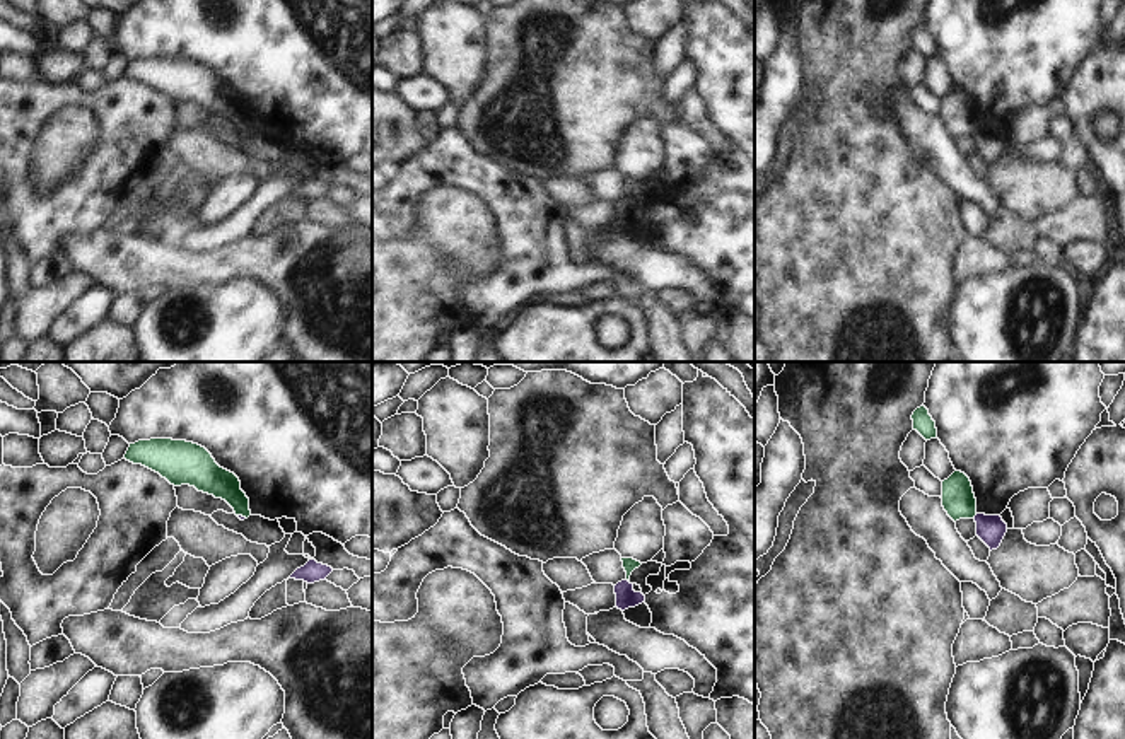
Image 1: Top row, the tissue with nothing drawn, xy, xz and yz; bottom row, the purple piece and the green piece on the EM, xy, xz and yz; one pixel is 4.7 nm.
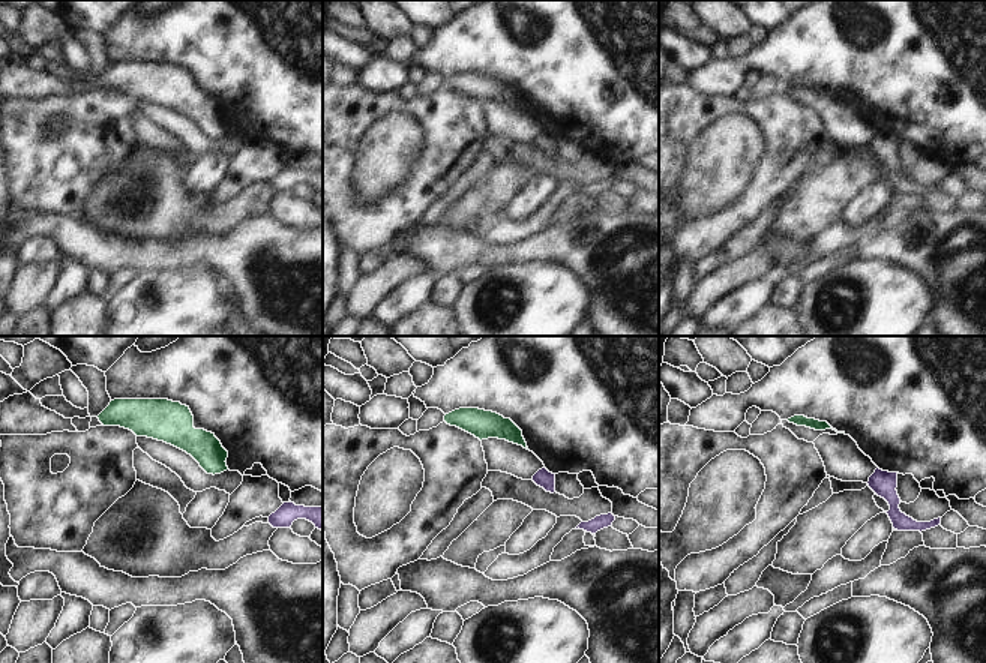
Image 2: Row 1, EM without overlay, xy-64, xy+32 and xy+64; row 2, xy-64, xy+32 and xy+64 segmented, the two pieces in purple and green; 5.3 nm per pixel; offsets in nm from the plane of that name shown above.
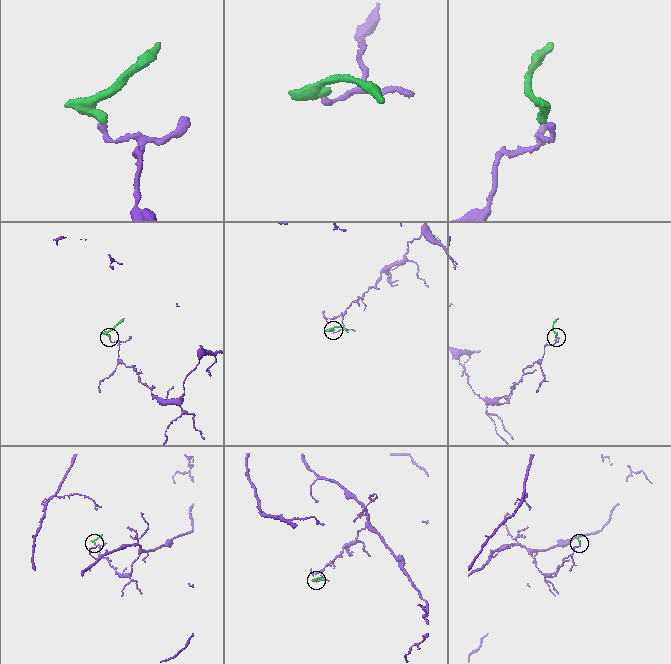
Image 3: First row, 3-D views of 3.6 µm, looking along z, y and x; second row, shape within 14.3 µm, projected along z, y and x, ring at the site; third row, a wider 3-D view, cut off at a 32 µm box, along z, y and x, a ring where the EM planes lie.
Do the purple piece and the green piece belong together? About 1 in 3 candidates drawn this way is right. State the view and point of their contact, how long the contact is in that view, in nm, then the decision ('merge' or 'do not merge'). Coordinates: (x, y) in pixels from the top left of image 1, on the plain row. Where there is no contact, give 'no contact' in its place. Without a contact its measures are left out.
contact yz (975, 133); length 40 nm; do not merge

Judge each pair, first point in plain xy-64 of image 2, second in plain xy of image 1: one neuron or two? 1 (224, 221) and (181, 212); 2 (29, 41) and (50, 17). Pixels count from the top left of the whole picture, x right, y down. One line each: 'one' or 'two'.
1: one
2: one

